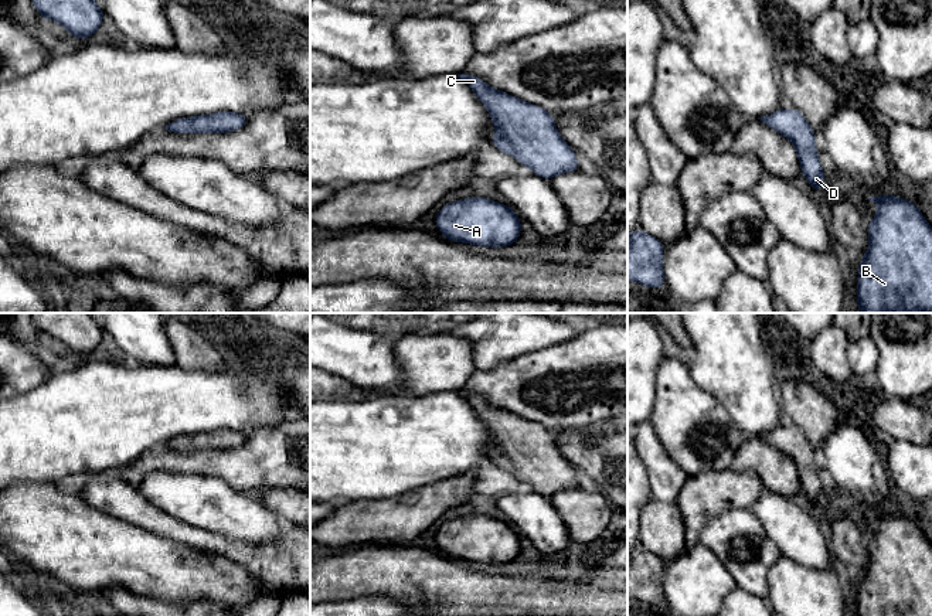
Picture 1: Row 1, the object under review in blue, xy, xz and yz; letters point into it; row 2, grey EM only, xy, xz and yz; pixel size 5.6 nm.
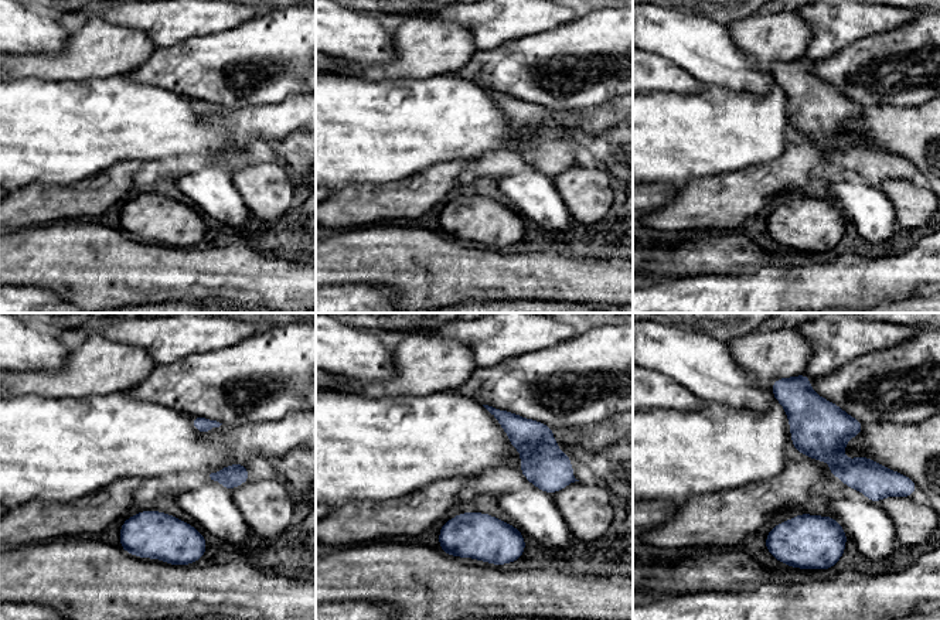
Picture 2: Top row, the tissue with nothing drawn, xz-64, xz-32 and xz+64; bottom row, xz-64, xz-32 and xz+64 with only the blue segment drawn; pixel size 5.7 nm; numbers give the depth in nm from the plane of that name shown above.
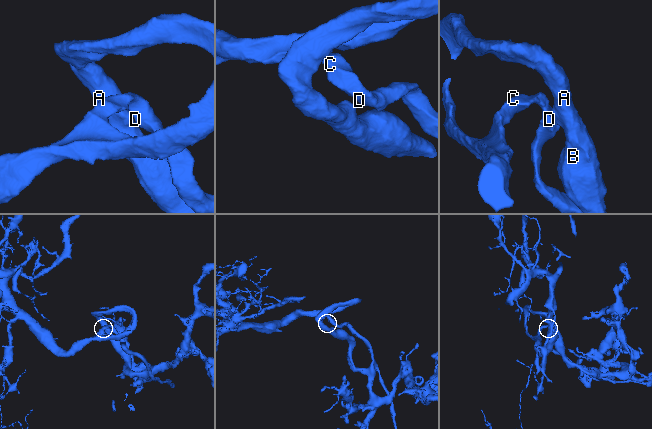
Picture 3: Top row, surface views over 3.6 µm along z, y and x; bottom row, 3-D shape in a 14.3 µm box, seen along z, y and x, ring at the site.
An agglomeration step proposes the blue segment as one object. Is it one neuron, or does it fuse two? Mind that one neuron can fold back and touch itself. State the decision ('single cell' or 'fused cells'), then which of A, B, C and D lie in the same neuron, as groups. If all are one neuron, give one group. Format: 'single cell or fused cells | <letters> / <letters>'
single cell | A B C D

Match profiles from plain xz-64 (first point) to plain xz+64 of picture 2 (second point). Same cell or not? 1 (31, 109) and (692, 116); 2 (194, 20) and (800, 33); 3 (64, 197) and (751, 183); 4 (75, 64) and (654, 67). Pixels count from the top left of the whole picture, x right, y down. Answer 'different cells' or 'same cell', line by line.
1: same cell
2: different cells
3: same cell
4: different cells

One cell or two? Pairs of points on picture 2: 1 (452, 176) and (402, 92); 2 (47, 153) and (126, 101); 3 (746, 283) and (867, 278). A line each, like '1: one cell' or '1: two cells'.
1: two cells
2: one cell
3: one cell

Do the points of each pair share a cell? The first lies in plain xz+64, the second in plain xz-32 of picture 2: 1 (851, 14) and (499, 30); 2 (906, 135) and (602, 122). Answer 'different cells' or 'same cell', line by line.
1: same cell
2: different cells

